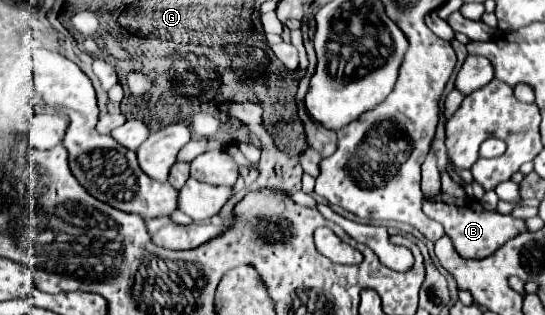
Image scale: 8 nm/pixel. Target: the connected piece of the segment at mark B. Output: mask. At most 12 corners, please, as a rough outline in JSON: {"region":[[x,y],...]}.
{"region":[[438,193],[422,209],[464,259],[490,257],[524,219]]}

